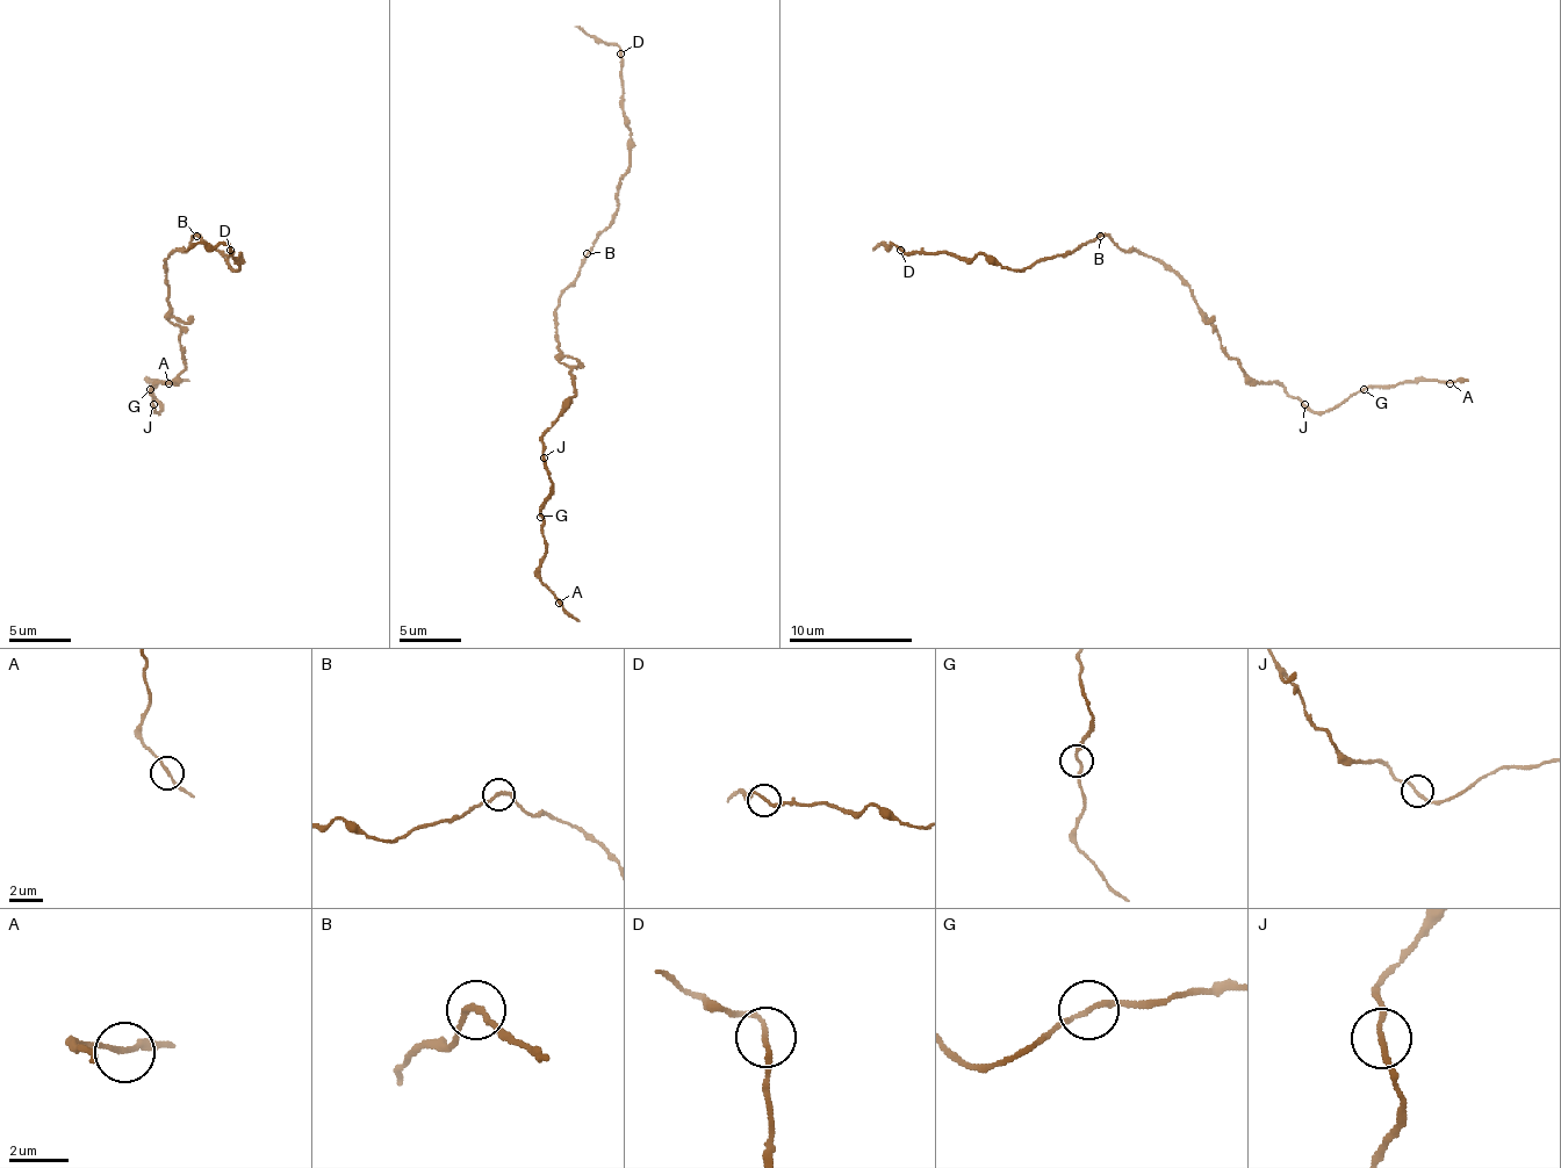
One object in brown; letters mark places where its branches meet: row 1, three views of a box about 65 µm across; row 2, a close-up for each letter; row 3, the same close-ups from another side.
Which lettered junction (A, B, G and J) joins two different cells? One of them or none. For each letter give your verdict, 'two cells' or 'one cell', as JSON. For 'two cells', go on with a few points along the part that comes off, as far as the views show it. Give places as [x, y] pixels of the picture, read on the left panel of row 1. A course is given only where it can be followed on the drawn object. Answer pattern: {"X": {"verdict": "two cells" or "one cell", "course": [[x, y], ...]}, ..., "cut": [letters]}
{"A": {"verdict": "one cell"}, "B": {"verdict": "one cell"}, "G": {"verdict": "one cell"}, "J": {"verdict": "one cell"}, "cut": []}

